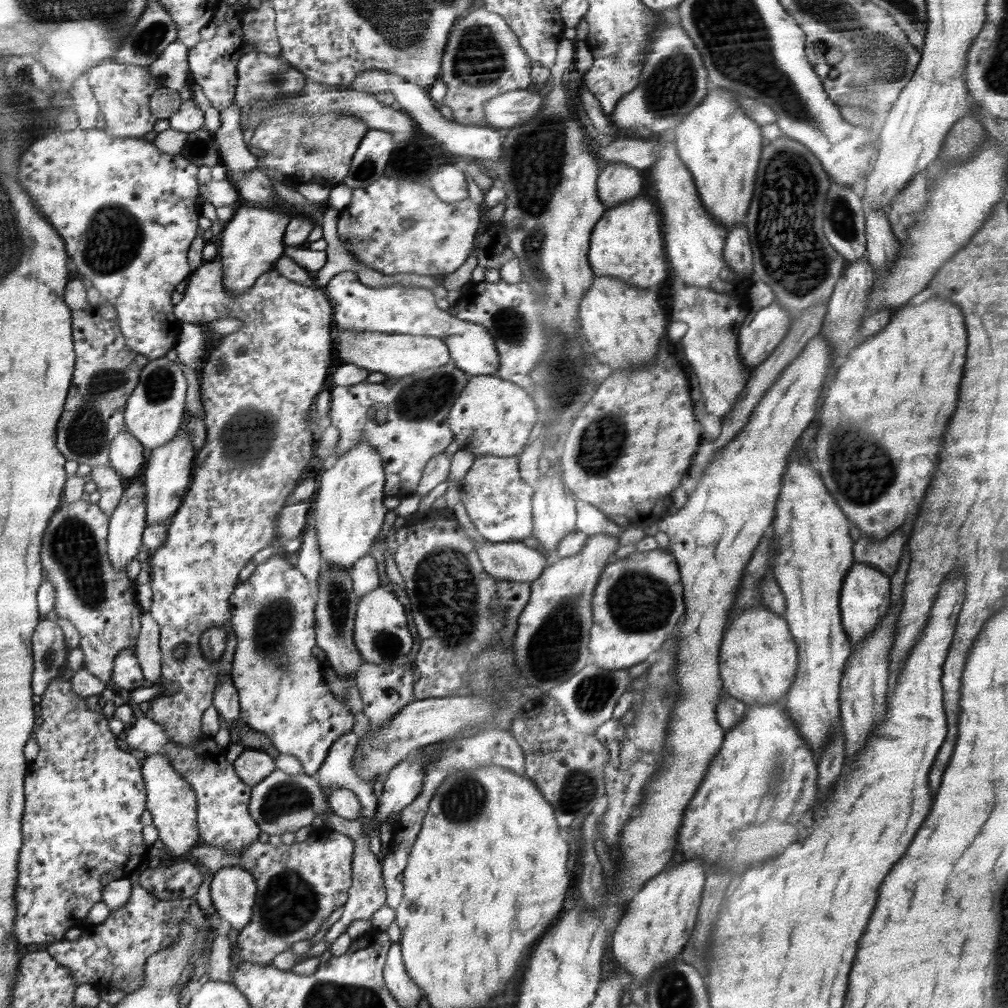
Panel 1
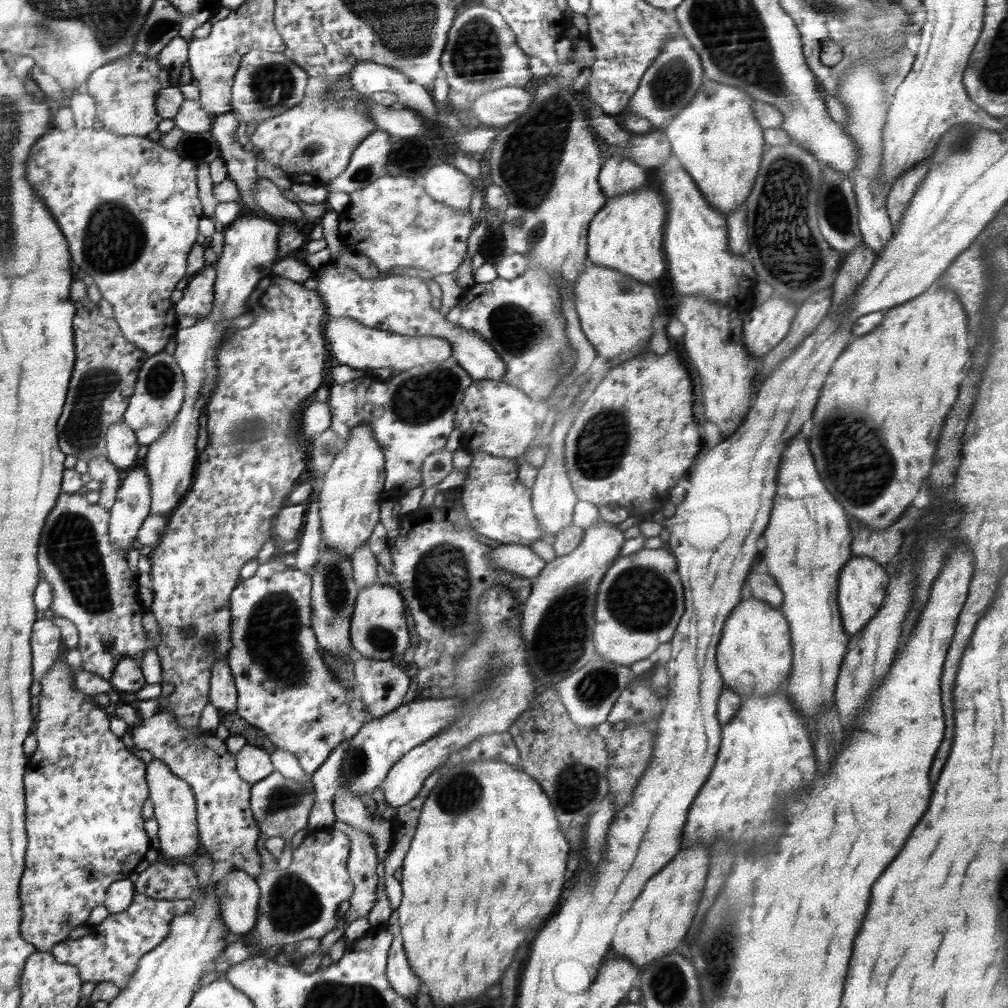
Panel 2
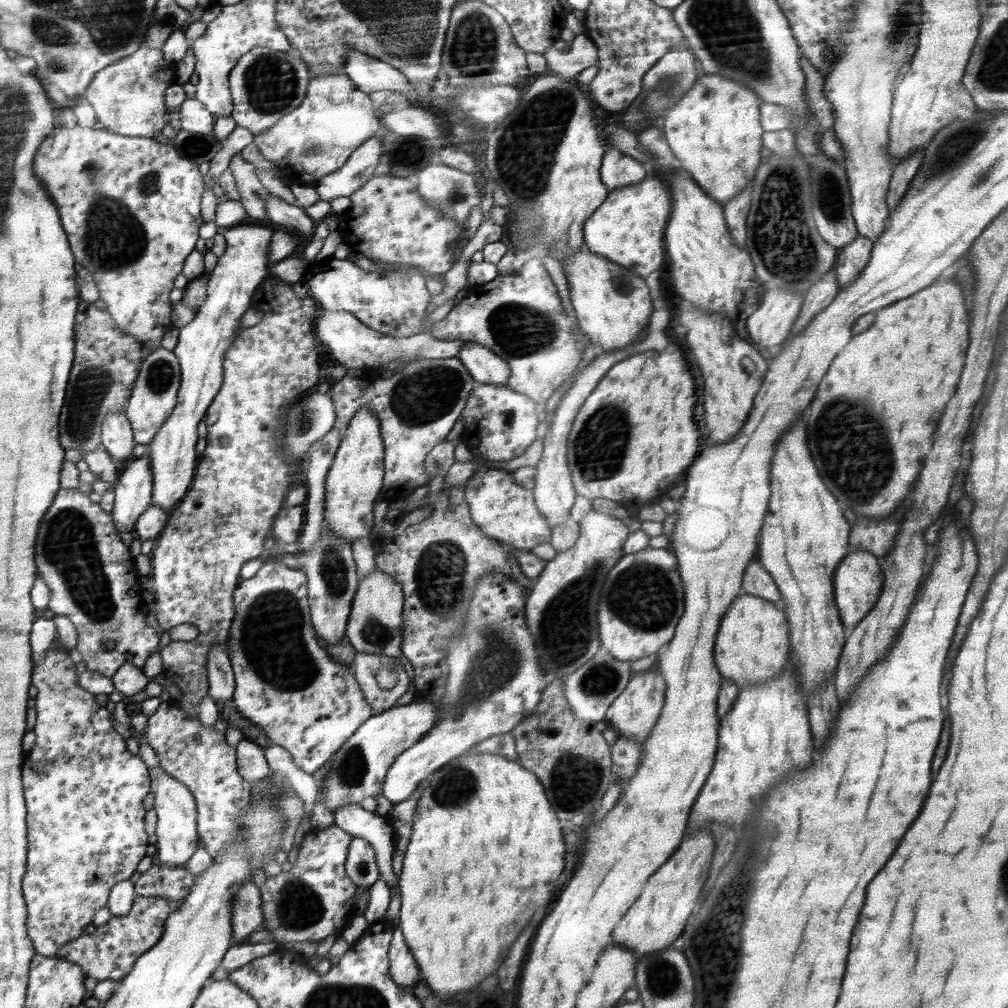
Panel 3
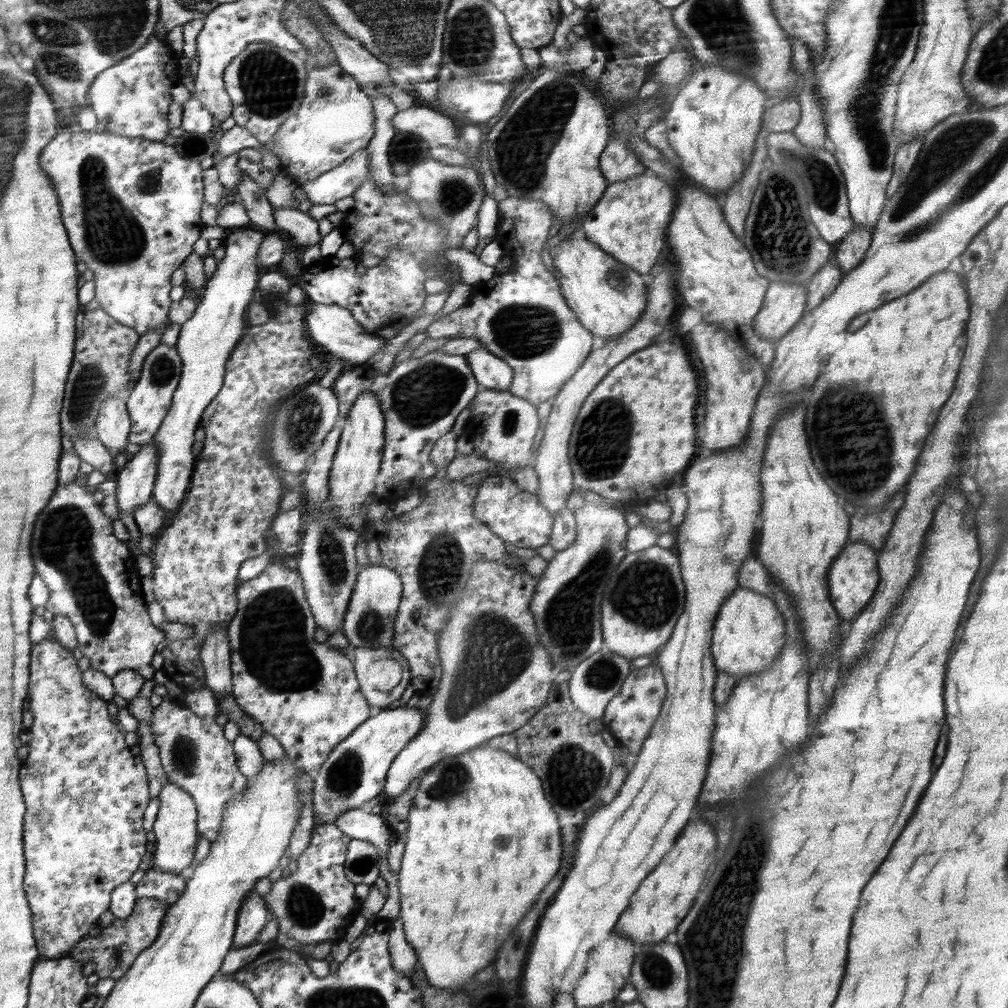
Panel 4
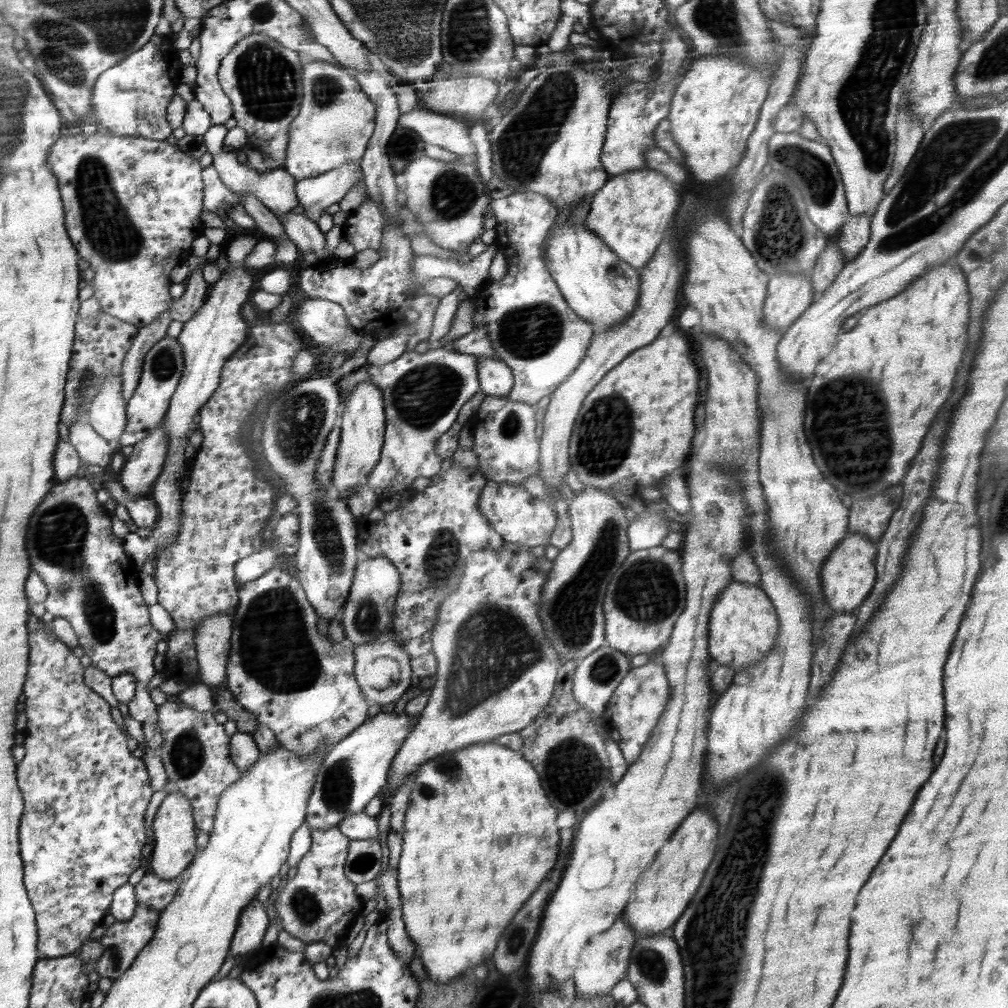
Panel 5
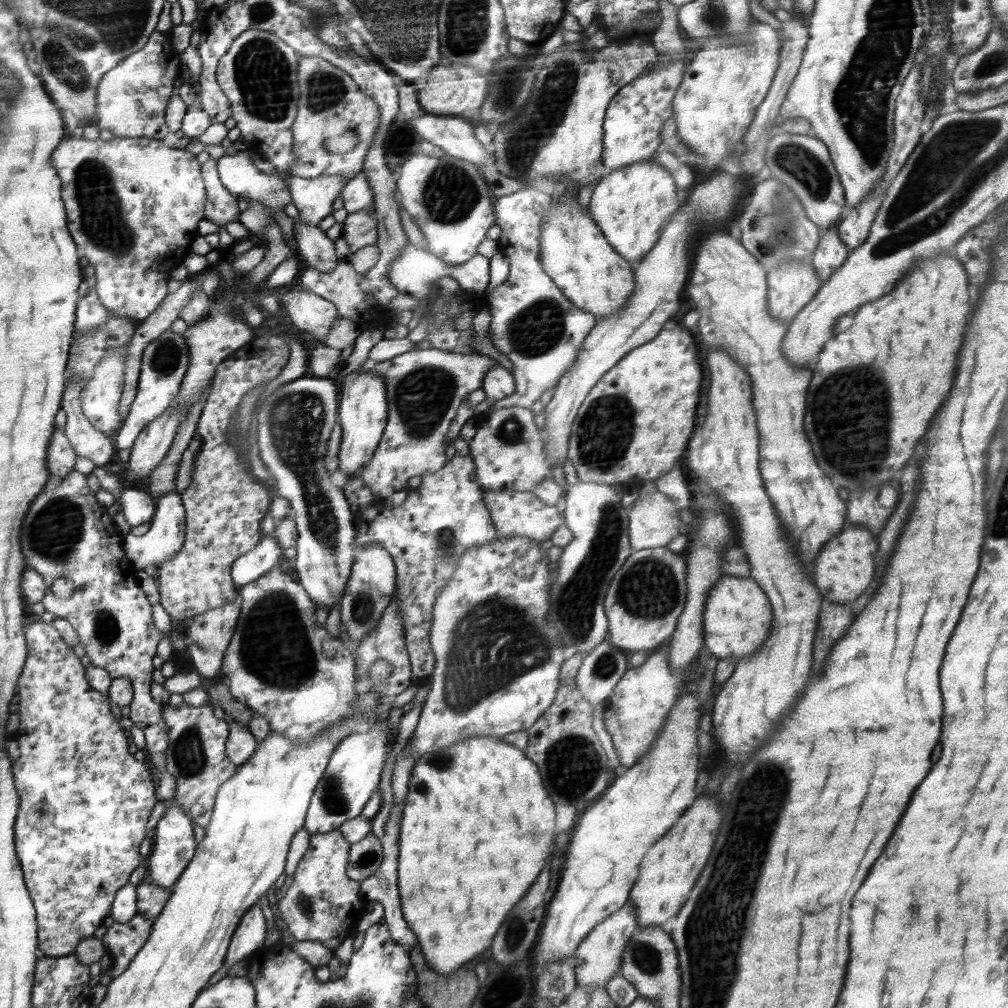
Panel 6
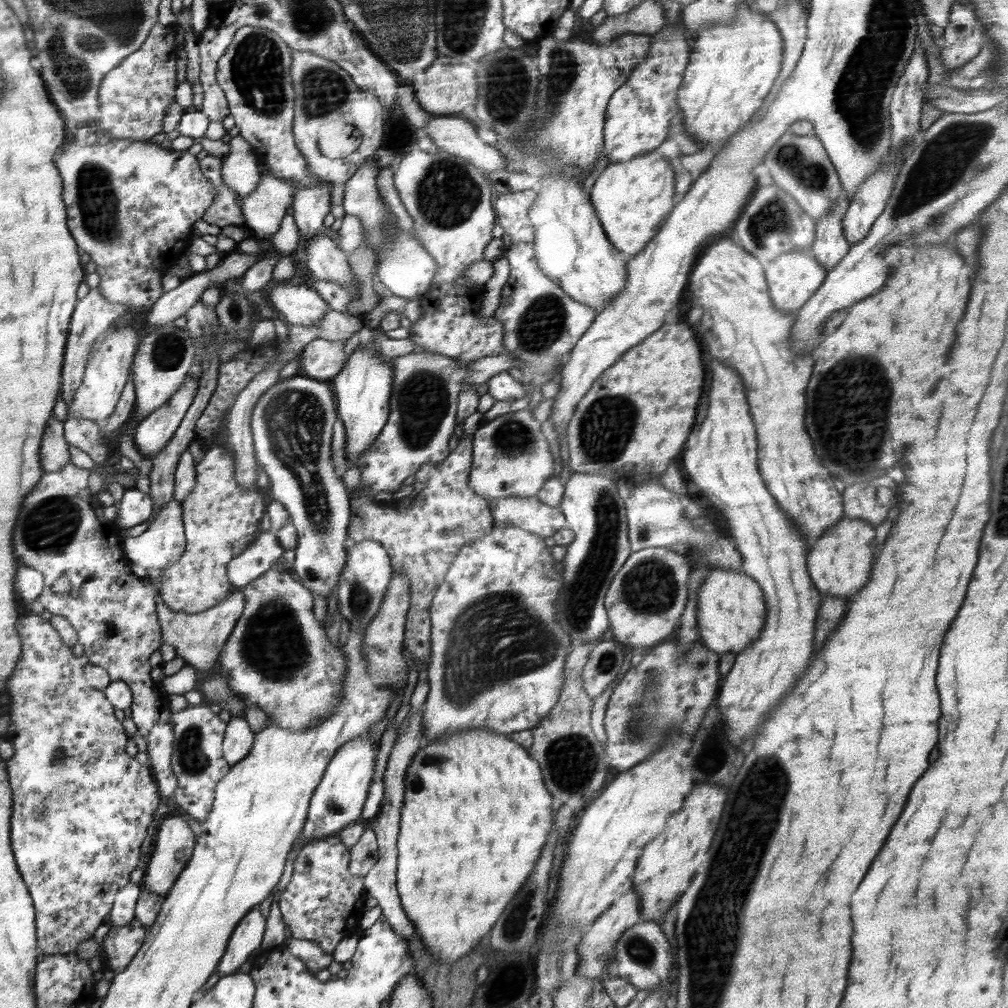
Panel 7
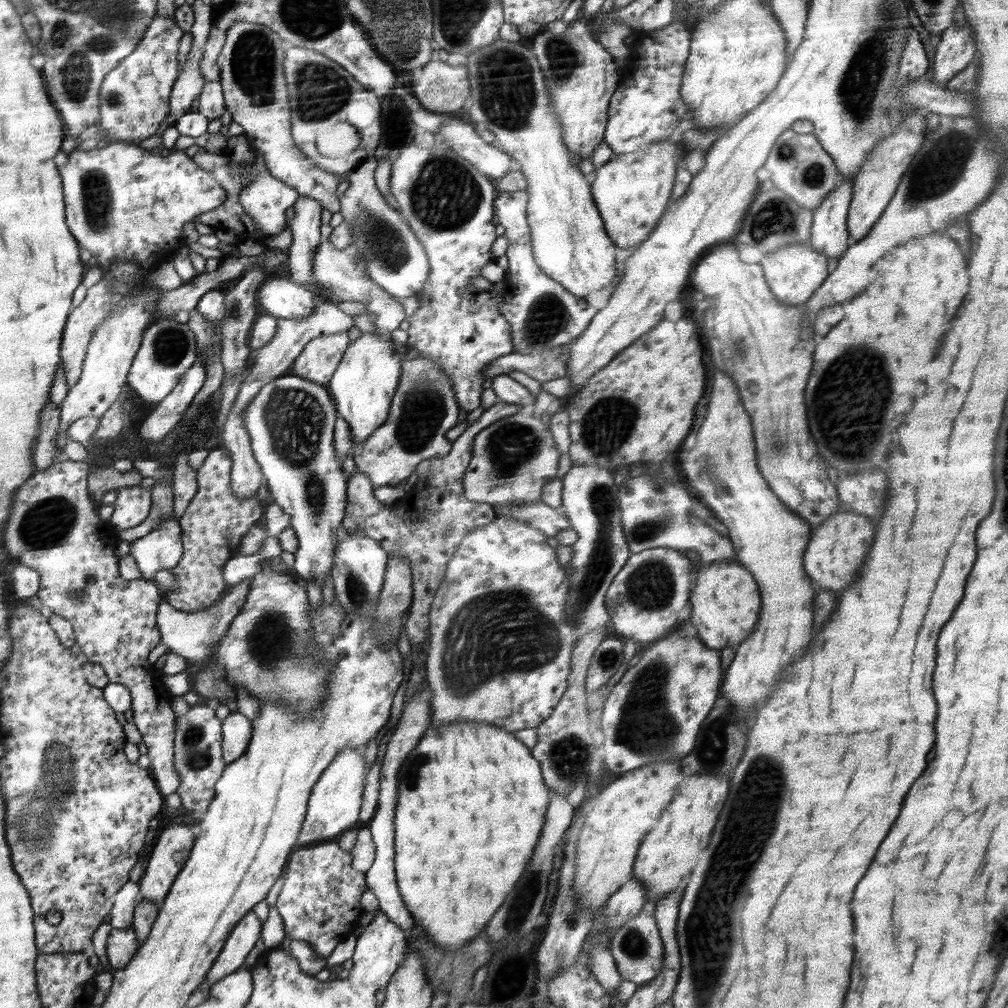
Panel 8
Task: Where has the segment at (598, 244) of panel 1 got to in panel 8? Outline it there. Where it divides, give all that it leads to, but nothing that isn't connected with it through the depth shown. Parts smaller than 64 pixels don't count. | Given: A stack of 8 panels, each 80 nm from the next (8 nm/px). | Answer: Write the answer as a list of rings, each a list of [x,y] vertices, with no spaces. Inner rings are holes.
[[[661,140],[650,146],[639,148],[635,152],[612,155],[611,159],[593,174],[593,194],[594,202],[597,203],[601,217],[604,219],[605,230],[609,231],[610,238],[616,242],[620,249],[631,251],[636,249],[641,242],[649,238],[649,234],[657,228],[659,221],[666,213],[671,204],[674,176],[677,176],[676,162],[684,156],[680,148],[681,144],[676,144],[670,140]]]

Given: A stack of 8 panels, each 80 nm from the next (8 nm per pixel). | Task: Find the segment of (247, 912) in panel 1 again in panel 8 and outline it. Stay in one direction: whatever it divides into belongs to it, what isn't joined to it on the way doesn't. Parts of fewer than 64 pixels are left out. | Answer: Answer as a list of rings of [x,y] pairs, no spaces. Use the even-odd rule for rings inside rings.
[[[253,911],[246,914],[246,917],[243,917],[236,928],[233,929],[229,936],[230,942],[225,943],[220,956],[211,966],[206,982],[213,985],[221,978],[228,977],[237,969],[240,969],[244,960],[246,960],[246,956],[248,956],[248,952],[256,946],[256,940],[260,938],[260,930],[262,930],[262,924],[256,918],[256,914]]]

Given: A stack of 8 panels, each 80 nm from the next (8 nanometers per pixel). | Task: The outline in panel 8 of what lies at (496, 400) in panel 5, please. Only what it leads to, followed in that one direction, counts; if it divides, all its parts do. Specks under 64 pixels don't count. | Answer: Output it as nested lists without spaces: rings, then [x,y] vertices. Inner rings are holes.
[[[518,412],[501,418],[482,430],[473,442],[472,462],[463,477],[466,498],[474,502],[498,505],[522,505],[540,501],[548,482],[556,476],[560,452],[546,426],[538,417]]]

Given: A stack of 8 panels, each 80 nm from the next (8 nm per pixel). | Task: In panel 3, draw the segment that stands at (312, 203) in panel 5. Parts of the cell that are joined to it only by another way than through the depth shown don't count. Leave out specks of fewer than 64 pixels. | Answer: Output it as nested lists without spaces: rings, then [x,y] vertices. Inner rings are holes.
[[[370,138],[354,158],[341,169],[327,174],[314,188],[318,191],[320,201],[330,203],[337,196],[347,196],[354,194],[359,188],[362,188],[366,182],[374,178],[376,166],[383,155],[383,140]]]

